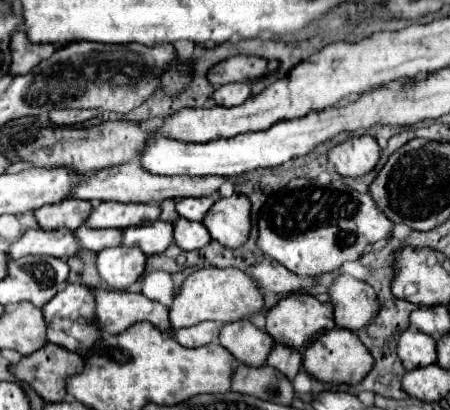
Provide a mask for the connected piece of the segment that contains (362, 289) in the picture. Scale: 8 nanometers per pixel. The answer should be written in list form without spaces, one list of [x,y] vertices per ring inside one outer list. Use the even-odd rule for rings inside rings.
[[[342,273],[330,287],[330,301],[334,305],[336,327],[348,331],[358,331],[368,325],[380,309],[374,289],[366,281],[346,273]]]

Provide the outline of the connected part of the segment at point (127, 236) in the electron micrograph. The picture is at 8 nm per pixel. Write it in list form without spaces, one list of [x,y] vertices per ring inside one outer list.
[[[154,221],[152,225],[124,229],[124,245],[136,245],[146,255],[164,253],[174,243],[174,227],[168,221]]]

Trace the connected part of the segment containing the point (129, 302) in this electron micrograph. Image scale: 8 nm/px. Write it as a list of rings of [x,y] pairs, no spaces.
[[[96,289],[96,321],[98,327],[102,327],[104,333],[116,335],[132,327],[140,321],[150,321],[160,331],[166,331],[170,337],[174,335],[174,329],[168,319],[168,311],[162,303],[150,301],[142,293],[132,291],[106,291]]]

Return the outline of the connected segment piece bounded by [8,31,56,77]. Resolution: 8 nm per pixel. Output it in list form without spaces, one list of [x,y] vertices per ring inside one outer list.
[[[16,33],[10,41],[10,51],[12,51],[12,63],[10,63],[10,75],[24,75],[30,73],[32,67],[36,67],[42,59],[48,59],[54,51],[56,45],[40,45],[40,43],[30,43],[26,33]]]

